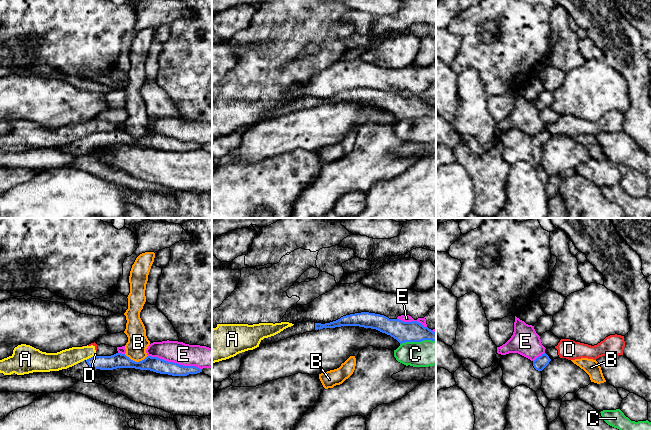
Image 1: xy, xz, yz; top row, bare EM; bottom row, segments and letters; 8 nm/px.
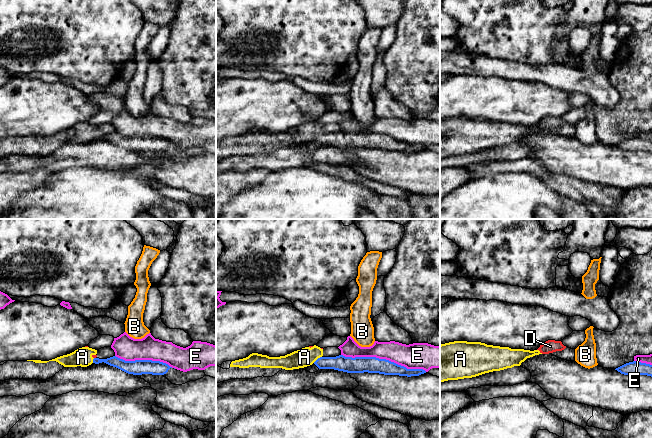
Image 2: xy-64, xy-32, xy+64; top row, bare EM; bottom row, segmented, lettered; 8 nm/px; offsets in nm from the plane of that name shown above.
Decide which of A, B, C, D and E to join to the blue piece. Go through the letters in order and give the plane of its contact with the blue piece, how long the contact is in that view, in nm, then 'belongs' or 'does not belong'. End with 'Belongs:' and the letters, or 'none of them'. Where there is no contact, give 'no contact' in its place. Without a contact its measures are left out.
A: xy | 70 nm | does not belong
B: xy | 190 nm | does not belong
C: xz | 280 nm | does not belong
D: xy | 40 nm | does not belong
E: xy | 440 nm | does not belong
Belongs: none of them

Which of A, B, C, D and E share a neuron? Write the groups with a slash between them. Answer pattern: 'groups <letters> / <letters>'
groups A D / B / C / E

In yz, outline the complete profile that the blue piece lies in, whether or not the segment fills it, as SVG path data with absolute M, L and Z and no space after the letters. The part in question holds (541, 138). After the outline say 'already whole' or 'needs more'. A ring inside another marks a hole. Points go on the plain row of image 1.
M544 129L533 137L533 142L536 146L542 147L551 137L549 132Z; already whole

